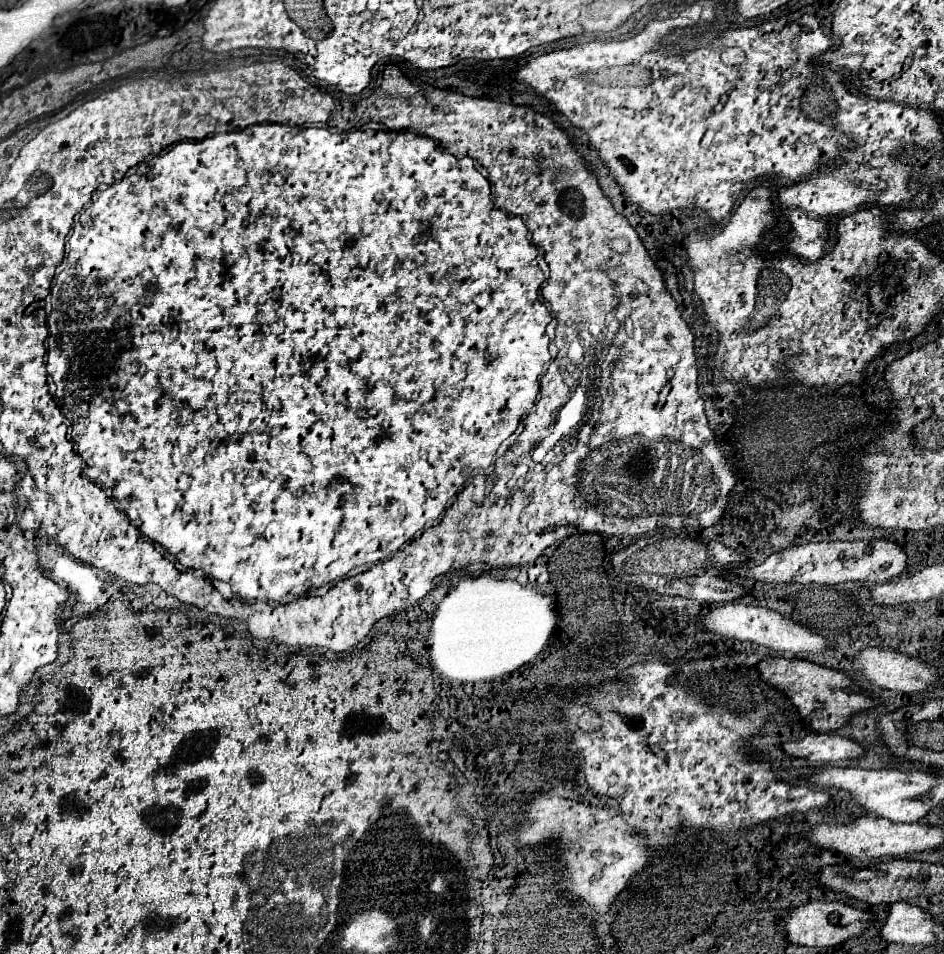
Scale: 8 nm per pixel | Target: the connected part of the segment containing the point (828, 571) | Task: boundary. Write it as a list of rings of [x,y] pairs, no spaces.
[[[893,540],[873,542],[809,542],[793,546],[769,556],[761,566],[739,568],[739,576],[759,582],[799,582],[799,584],[841,584],[841,582],[869,582],[885,584],[907,570],[907,554]]]

